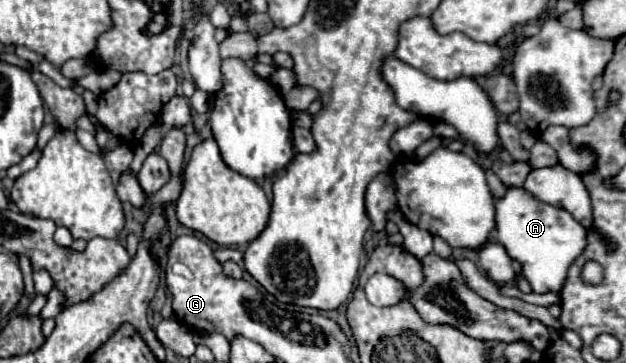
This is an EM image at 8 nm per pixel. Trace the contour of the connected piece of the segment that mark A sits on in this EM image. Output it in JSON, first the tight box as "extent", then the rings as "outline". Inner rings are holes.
{"extent":[495,187,587,293],"outline":[[[507,187],[507,193],[495,201],[497,209],[497,241],[509,249],[509,257],[521,263],[523,277],[529,281],[535,293],[559,293],[569,265],[581,255],[587,245],[587,229],[573,219],[565,209],[537,201],[523,187]]]}

